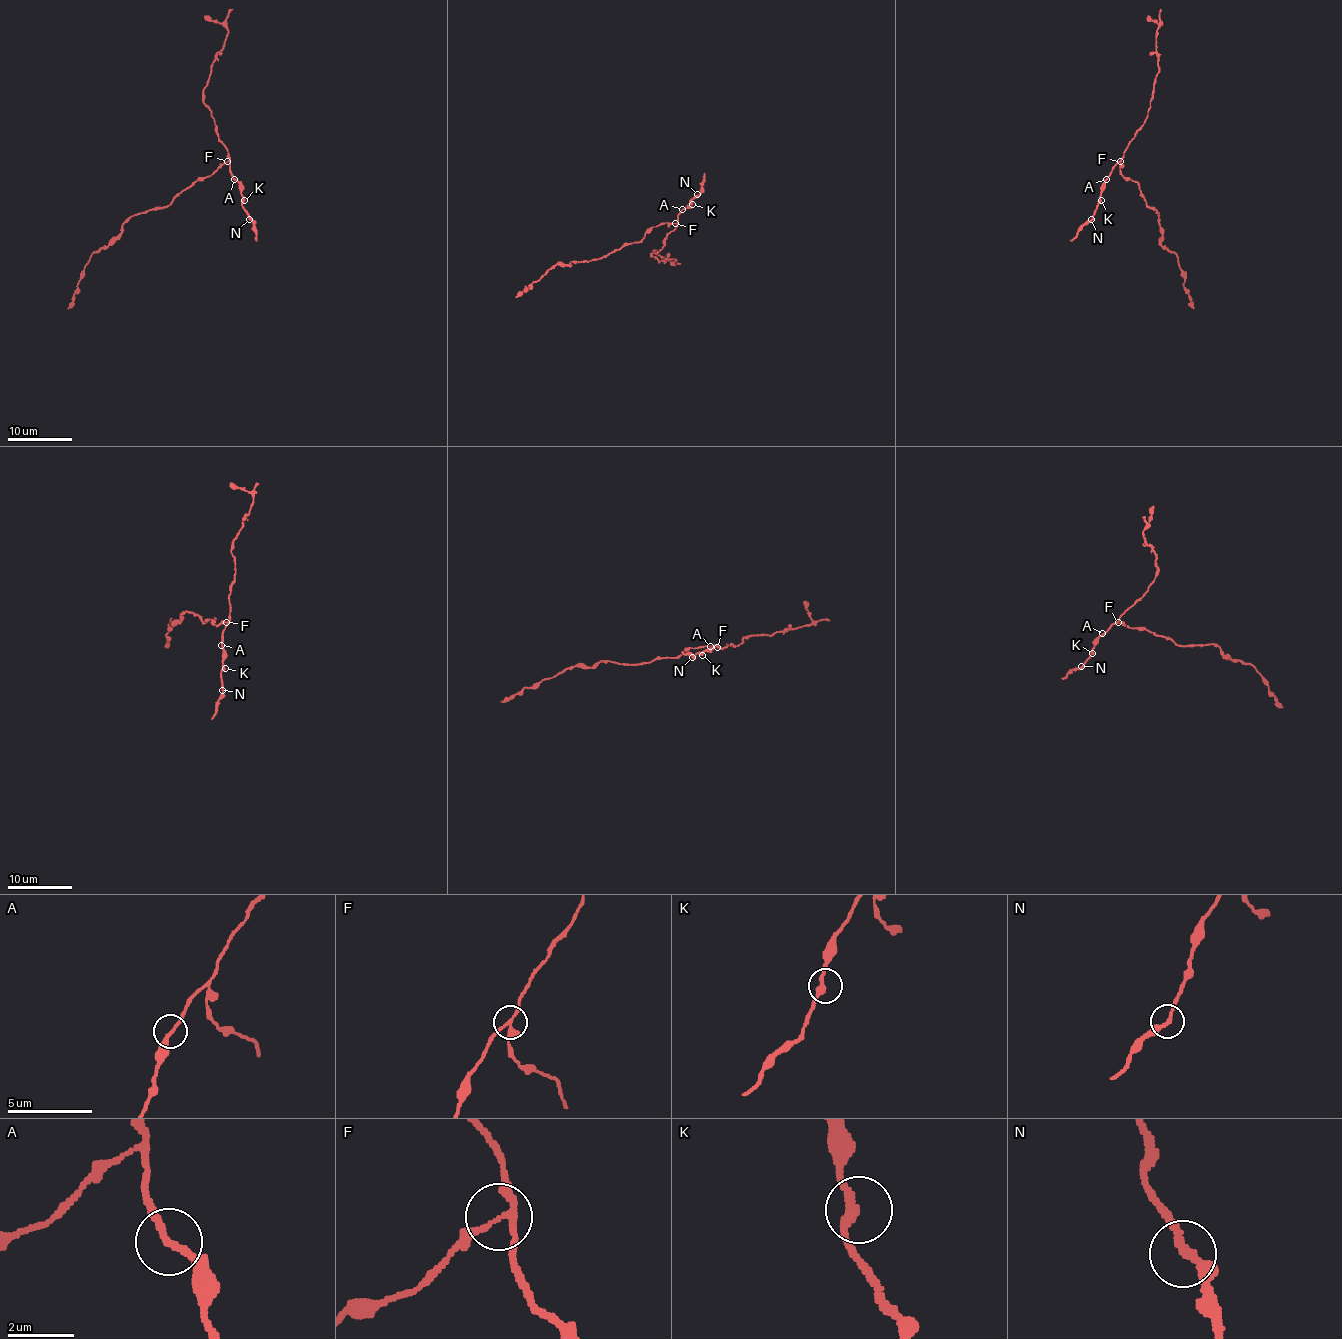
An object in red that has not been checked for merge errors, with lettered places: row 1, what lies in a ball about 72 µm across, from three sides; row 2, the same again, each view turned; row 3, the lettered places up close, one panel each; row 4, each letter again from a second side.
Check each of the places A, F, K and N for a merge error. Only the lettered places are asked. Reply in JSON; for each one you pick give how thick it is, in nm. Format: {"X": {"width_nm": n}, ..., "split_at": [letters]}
{"F": {"width_nm": 170}, "split_at": ["F"]}

